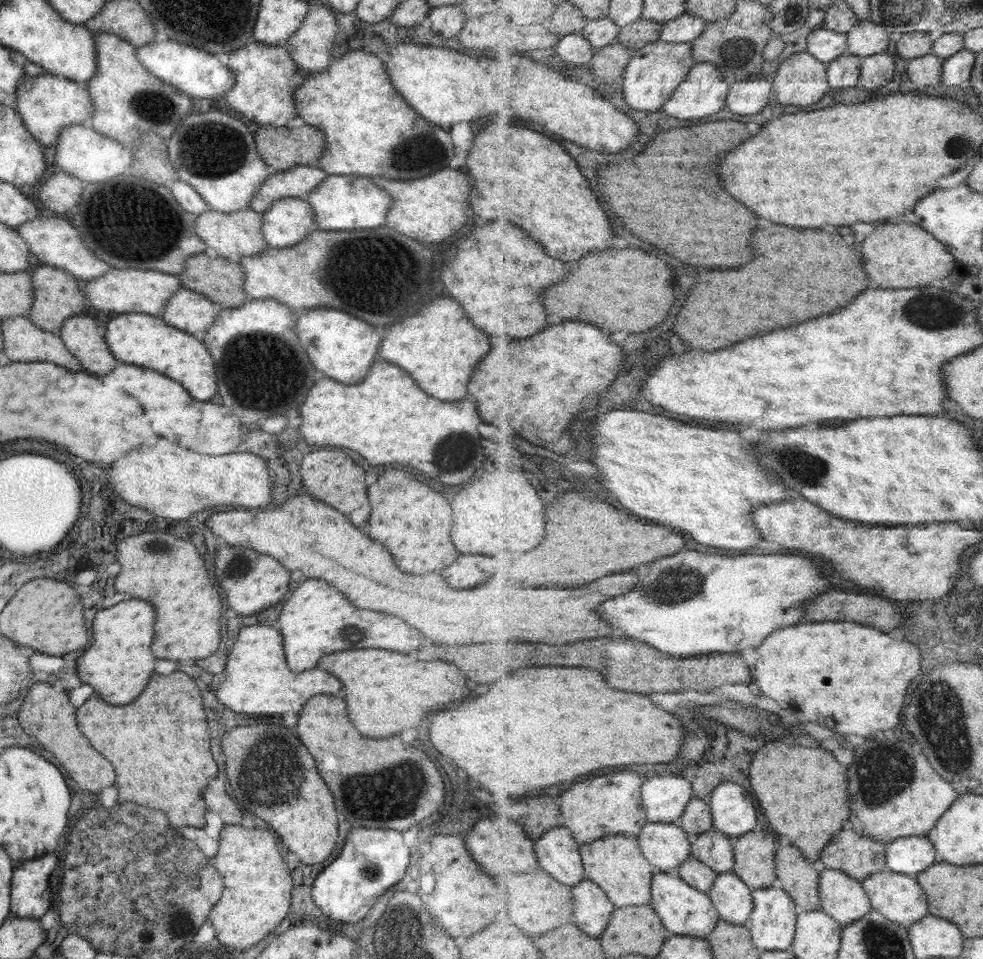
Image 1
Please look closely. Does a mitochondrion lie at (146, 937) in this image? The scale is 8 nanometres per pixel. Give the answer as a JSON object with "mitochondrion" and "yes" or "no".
{"mitochondrion":"no"}

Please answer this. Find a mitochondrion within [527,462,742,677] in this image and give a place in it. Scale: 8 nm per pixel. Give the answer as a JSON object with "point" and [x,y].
{"point":[676,586]}

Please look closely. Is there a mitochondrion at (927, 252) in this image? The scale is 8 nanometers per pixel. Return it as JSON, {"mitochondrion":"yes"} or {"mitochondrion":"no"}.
{"mitochondrion":"no"}

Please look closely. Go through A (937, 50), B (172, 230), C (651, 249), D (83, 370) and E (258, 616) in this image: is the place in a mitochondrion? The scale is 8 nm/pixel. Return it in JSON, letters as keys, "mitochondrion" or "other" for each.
{"A":"other","B":"mitochondrion","C":"other","D":"other","E":"other"}

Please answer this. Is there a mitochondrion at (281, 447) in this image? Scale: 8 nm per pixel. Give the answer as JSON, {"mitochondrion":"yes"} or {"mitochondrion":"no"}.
{"mitochondrion":"no"}

